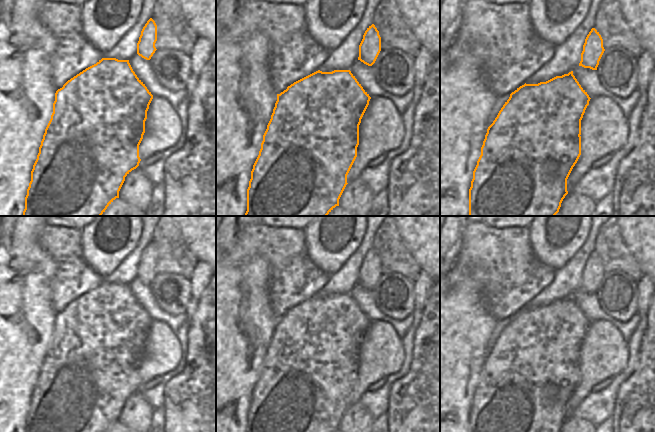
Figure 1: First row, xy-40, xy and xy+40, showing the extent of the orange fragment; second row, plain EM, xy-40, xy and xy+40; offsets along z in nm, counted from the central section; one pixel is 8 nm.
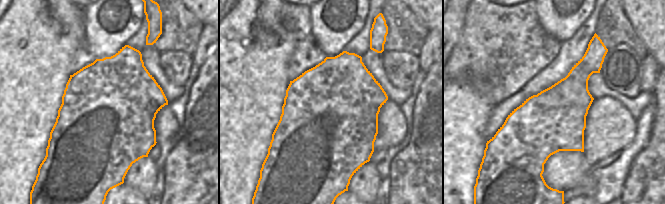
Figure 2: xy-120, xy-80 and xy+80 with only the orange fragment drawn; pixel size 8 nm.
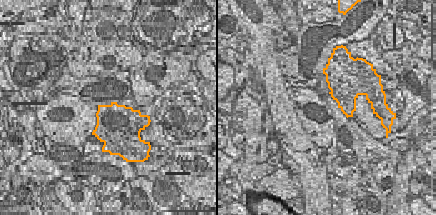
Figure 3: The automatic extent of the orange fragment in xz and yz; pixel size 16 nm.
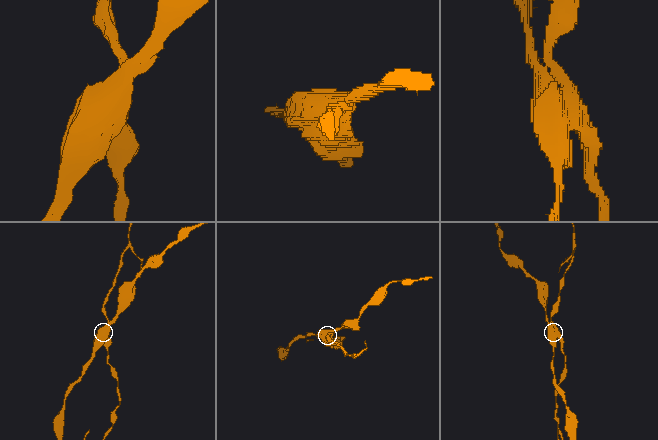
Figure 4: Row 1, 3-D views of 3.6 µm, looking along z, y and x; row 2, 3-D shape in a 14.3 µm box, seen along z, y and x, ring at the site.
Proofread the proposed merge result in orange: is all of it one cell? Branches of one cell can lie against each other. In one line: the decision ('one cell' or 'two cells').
two cells

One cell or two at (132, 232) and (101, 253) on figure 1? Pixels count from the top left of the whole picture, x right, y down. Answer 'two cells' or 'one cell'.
one cell

